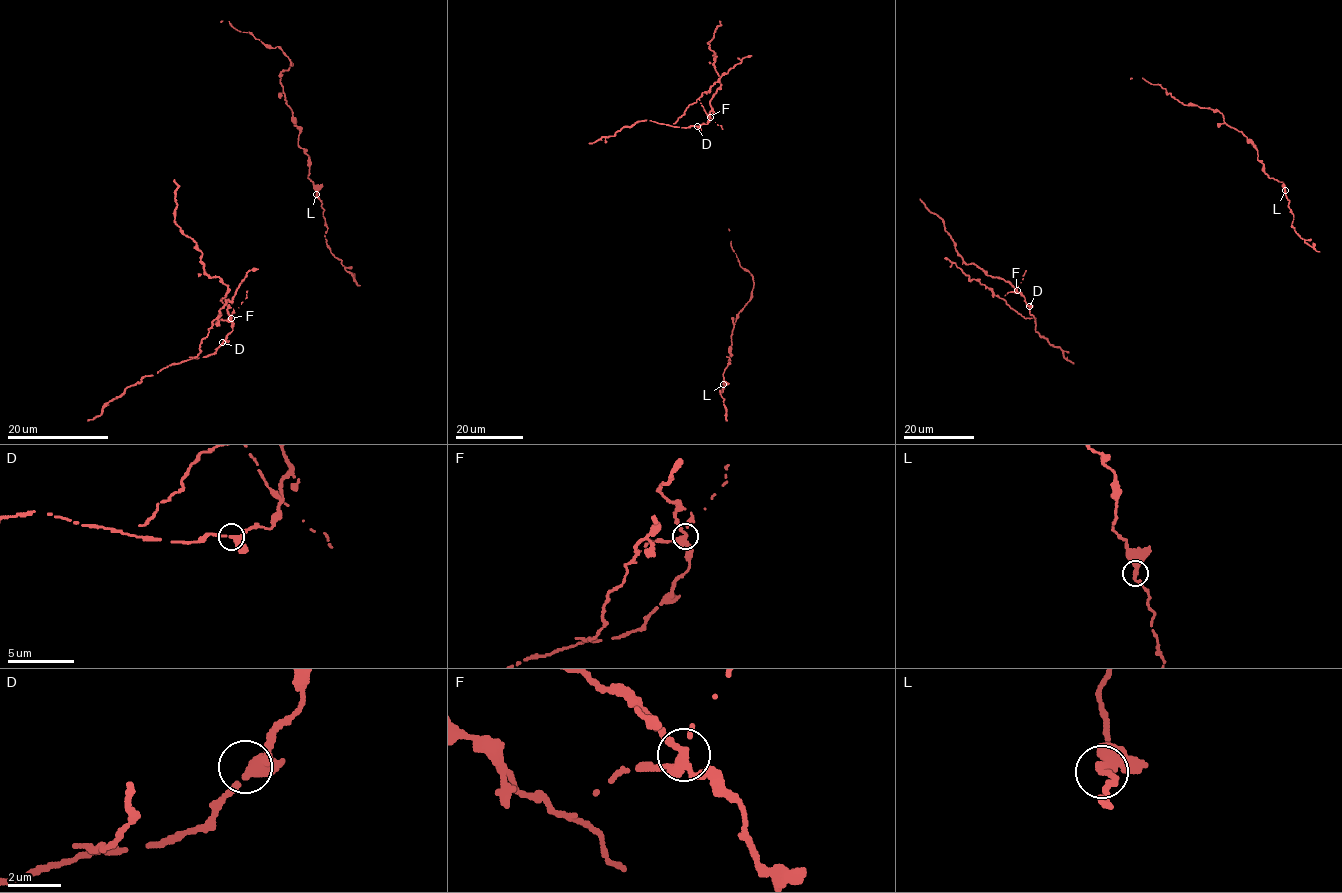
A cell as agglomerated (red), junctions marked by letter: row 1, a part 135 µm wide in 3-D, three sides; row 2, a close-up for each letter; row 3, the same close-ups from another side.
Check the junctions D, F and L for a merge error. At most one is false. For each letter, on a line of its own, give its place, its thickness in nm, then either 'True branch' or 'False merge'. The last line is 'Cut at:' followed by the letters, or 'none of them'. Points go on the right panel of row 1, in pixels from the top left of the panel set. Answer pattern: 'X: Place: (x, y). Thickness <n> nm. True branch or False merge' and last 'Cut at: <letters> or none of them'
D: Place: (1029, 306). Thickness 320 nm. True branch
F: Place: (1017, 290). Thickness 320 nm. False merge
L: Place: (1285, 190). Thickness 320 nm. True branch
Cut at: F

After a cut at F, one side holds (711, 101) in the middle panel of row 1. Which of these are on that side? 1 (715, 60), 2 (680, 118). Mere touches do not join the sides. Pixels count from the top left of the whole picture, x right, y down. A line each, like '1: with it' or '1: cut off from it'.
1: with it
2: cut off from it

